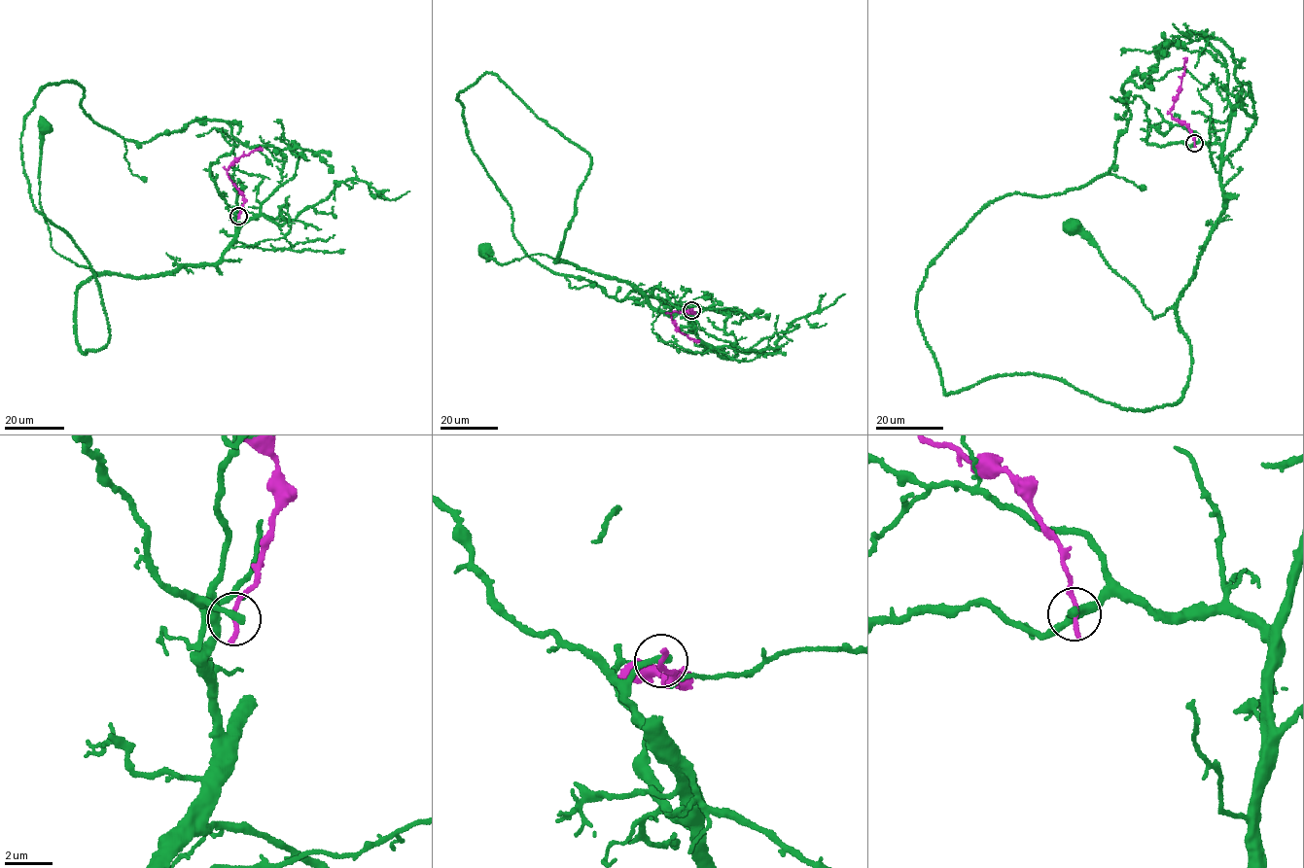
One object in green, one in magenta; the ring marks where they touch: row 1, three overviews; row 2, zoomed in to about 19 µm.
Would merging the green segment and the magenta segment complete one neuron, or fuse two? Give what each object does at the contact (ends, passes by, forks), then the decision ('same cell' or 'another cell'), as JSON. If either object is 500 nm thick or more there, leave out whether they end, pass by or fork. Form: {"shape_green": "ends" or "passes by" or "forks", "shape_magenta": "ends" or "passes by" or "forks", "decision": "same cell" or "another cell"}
{"shape_green": "ends", "shape_magenta": "ends", "decision": "another cell"}

